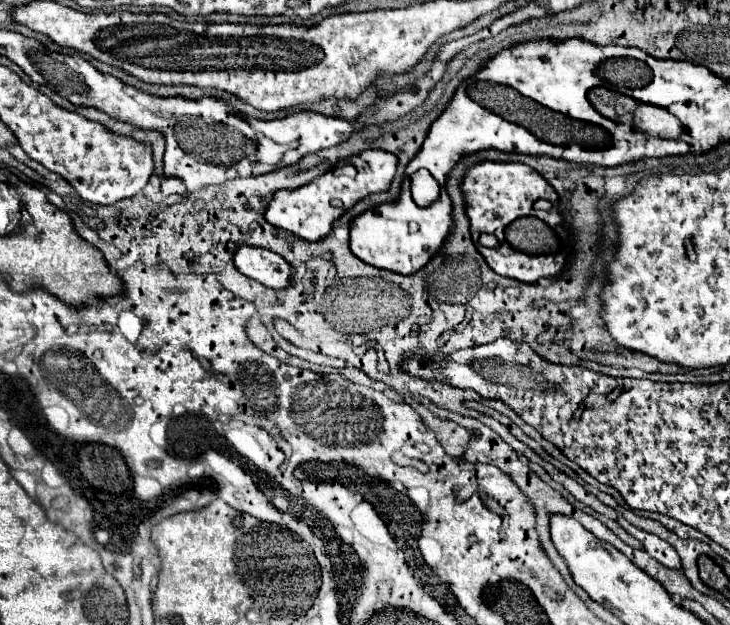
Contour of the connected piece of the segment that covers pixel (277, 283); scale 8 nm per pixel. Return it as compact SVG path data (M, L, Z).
M242 246L234 254L234 264L242 274L268 288L284 290L292 286L292 266L266 248Z

